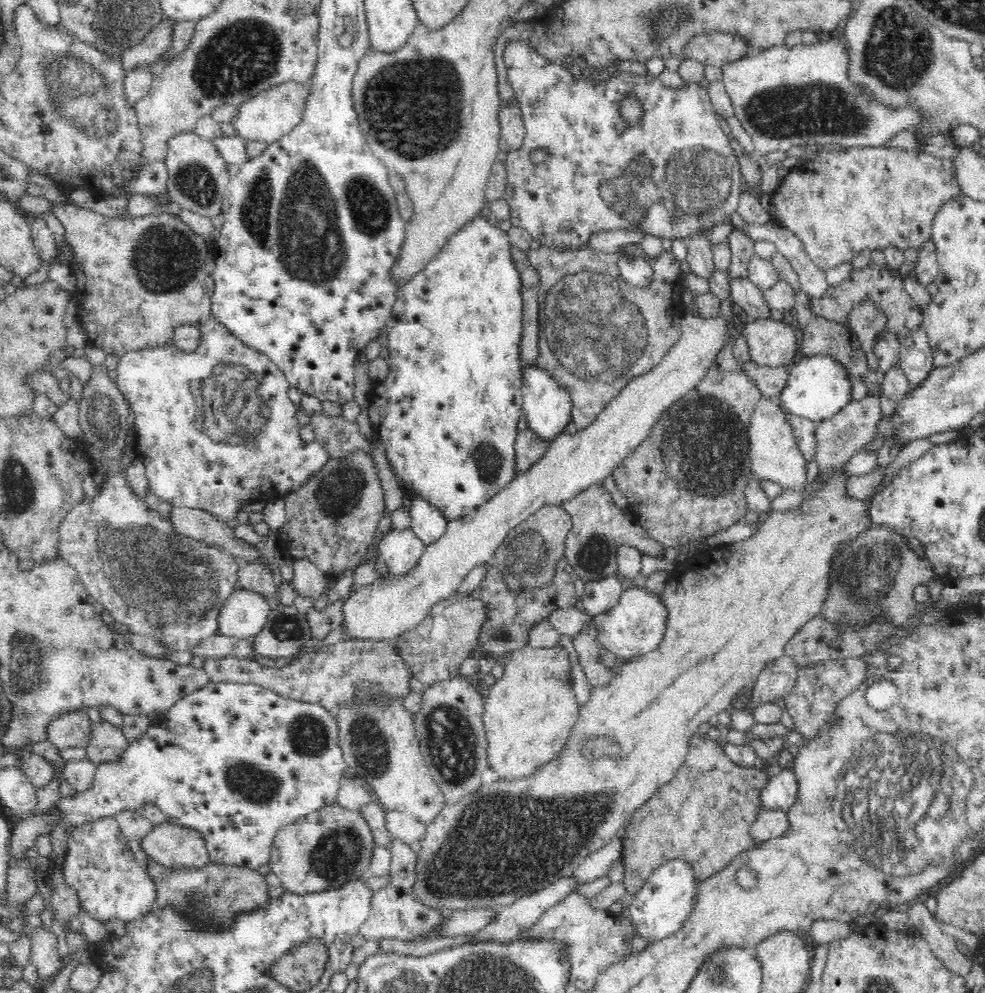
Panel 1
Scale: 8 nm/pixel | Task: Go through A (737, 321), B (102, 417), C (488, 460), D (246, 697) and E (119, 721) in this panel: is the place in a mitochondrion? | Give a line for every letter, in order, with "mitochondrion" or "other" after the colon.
A: other
B: mitochondrion
C: mitochondrion
D: other
E: other

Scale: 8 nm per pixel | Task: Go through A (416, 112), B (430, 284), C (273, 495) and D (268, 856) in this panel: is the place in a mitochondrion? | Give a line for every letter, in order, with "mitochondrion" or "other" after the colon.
A: mitochondrion
B: other
C: other
D: other

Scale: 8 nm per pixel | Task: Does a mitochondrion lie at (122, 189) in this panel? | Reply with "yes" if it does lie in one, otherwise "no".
no

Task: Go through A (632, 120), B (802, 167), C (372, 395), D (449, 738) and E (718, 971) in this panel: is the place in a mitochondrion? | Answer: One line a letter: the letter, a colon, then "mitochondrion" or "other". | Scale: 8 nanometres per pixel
A: other
B: other
C: other
D: mitochondrion
E: mitochondrion

